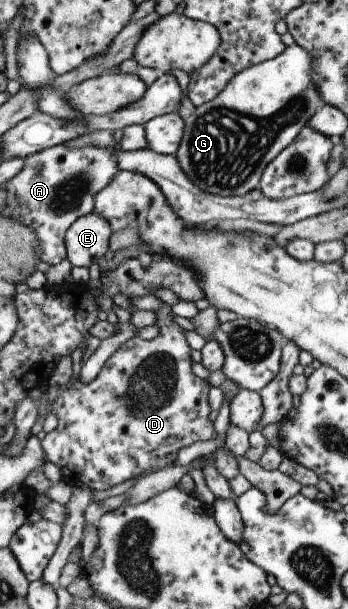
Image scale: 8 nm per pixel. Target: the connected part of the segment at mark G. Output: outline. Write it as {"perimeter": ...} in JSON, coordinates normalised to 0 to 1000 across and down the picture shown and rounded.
{"perimeter":[[[839,72],[787,95],[667,123],[609,164],[557,176],[557,182],[526,197],[523,227],[497,255],[529,289],[589,317],[635,323],[698,323],[741,309],[764,271],[851,227],[879,199],[928,172],[897,138],[891,117],[891,90],[868,77]]]}

